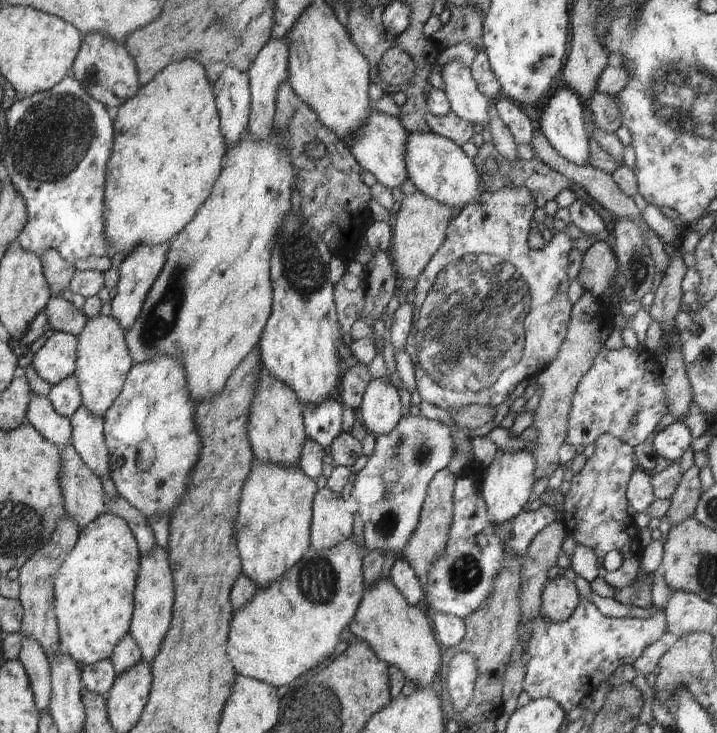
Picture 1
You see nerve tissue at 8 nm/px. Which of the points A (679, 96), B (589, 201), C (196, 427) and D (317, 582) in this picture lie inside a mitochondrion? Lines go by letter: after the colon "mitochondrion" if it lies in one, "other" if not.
A: mitochondrion
B: other
C: other
D: mitochondrion

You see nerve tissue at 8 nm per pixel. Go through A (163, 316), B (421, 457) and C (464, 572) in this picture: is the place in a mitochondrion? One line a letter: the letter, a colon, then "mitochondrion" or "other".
A: mitochondrion
B: mitochondrion
C: mitochondrion

